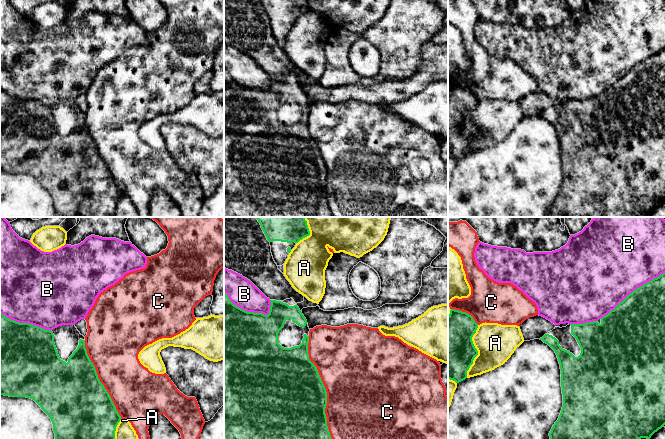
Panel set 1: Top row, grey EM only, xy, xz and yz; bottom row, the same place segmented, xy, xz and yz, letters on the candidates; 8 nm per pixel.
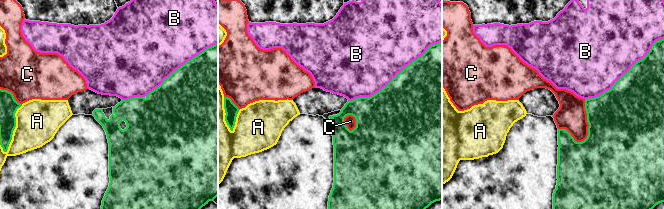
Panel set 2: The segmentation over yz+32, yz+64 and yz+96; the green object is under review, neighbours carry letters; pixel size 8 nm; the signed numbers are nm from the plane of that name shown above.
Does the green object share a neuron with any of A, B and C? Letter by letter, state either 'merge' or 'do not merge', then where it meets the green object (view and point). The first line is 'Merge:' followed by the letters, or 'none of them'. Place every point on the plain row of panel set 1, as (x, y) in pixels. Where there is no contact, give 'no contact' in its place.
Merge: none of them
A: do not merge; contact yz (477, 127)
B: do not merge; contact yz (633, 67)
C: do not merge; contact xz (324, 164)

